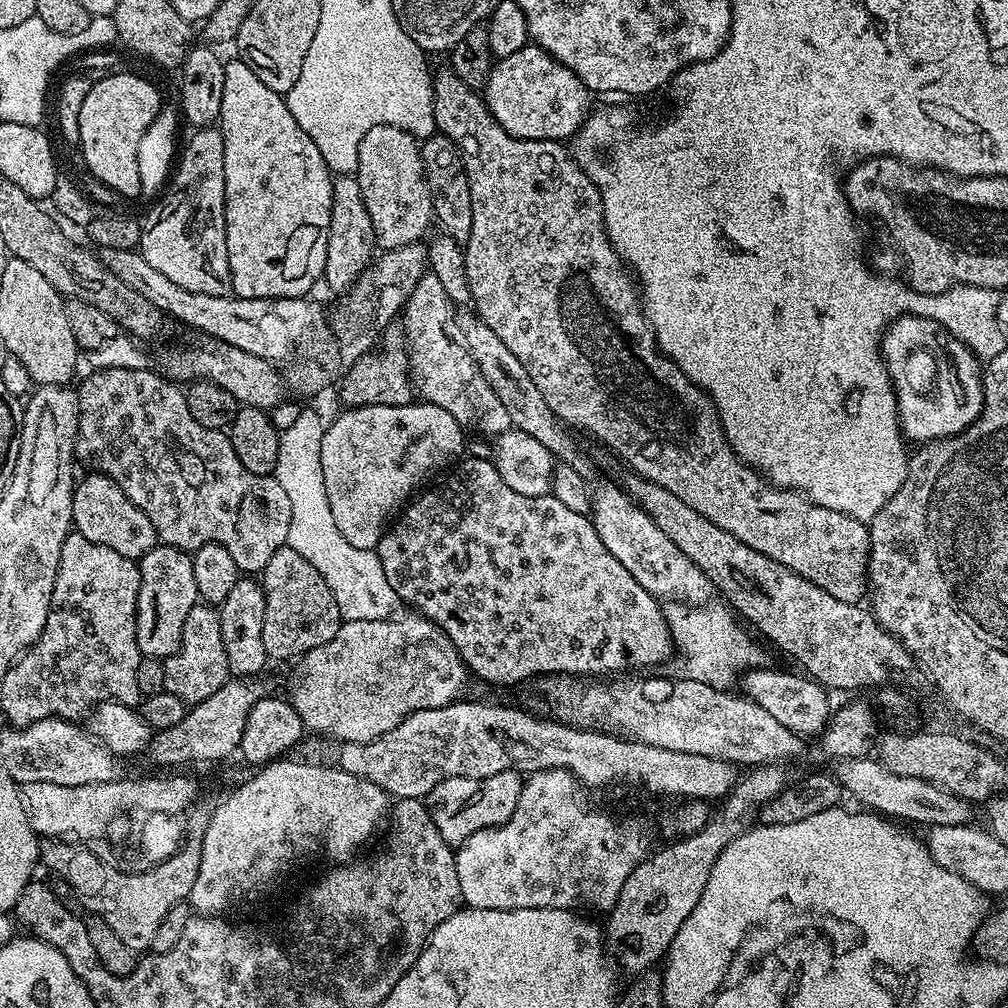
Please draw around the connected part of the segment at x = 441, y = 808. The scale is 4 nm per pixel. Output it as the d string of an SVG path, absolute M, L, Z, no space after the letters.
M515 769L499 771L486 778L459 776L444 779L434 790L428 792L428 812L443 840L456 848L484 828L505 824L517 809L523 781L523 777Z

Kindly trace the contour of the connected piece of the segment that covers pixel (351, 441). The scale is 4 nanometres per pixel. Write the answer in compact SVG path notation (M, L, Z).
M413 402L406 406L365 404L362 408L344 410L333 424L325 427L320 451L326 498L330 498L330 514L334 514L334 526L338 526L342 538L346 538L350 546L375 549L394 513L405 507L409 497L425 483L423 480L435 468L442 467L463 446L464 436L465 429L449 412L427 402Z

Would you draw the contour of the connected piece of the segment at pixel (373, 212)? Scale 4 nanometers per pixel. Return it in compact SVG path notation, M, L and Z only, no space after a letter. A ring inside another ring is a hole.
M392 124L370 129L360 144L355 170L362 198L370 214L377 245L383 250L396 250L423 239L428 224L431 225L432 199L424 176L420 144L412 133ZM380 196L380 204L376 204Z

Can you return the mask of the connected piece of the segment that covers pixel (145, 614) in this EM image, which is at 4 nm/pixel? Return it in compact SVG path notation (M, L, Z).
M160 544L140 557L140 589L136 607L136 637L141 657L163 658L180 649L186 614L198 602L192 556L181 548Z

